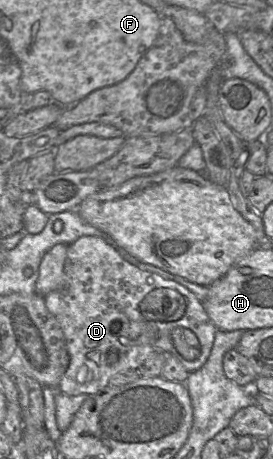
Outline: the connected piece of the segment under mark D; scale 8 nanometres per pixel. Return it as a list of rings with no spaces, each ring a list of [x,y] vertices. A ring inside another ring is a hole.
[[[82,236],[68,245],[64,272],[64,287],[44,297],[46,308],[56,318],[64,333],[70,358],[56,391],[70,396],[94,395],[108,386],[112,376],[126,370],[138,370],[155,352],[173,355],[189,373],[199,370],[207,362],[218,329],[208,316],[203,302],[182,284],[130,264],[113,246],[98,236]],[[158,288],[169,288],[184,296],[186,311],[180,320],[148,321],[142,316],[140,303],[151,291]]]

